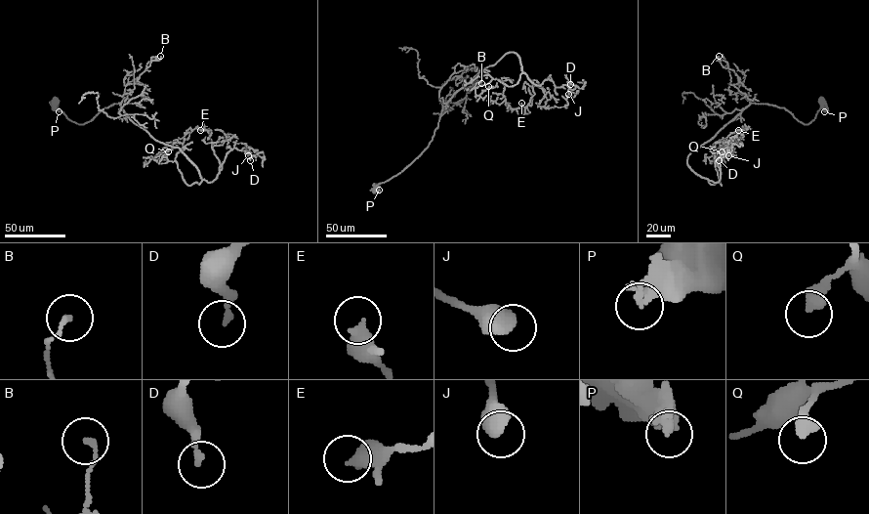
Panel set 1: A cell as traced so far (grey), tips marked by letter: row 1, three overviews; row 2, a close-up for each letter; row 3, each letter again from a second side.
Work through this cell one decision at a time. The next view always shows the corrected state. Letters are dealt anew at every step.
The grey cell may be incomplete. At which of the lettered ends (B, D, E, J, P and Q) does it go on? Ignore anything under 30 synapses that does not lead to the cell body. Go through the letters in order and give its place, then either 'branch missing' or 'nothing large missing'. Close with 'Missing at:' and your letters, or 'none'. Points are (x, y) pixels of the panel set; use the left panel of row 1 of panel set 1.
B: at (160, 56); nothing large missing
D: at (250, 160); nothing large missing
E: at (200, 130); nothing large missing
J: at (248, 155); nothing large missing
P: at (59, 111); nothing large missing
Q: at (168, 151); nothing large missing
Missing at: none

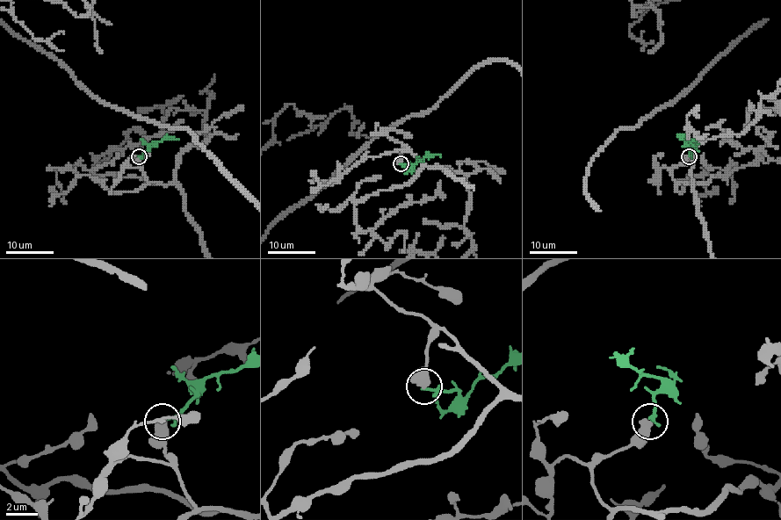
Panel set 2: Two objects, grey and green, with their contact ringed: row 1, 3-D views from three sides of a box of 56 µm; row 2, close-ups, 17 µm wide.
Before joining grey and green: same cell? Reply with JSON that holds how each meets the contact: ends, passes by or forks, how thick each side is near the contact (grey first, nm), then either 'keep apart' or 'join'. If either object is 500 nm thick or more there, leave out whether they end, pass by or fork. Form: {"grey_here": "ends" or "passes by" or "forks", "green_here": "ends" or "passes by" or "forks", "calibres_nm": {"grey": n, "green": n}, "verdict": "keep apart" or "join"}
{"calibres_nm": {"grey": 550, "green": 140}, "verdict": "keep apart"}

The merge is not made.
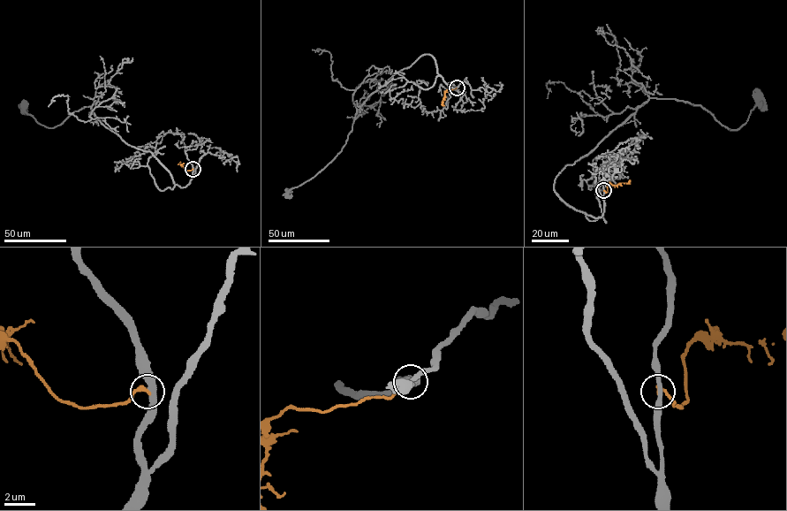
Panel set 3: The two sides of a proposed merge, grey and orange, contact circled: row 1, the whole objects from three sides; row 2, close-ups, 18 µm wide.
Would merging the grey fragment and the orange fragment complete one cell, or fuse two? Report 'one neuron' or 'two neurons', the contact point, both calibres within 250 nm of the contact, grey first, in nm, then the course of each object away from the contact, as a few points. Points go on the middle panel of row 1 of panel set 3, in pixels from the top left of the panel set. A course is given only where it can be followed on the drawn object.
two neurons; at (457, 87); 320 nm thick on the grey side, 200 nm on the other; grey runs (456, 87), (438, 74), (430, 55), (420, 56), (360, 106), (335, 157), (289, 192); orange runs (456, 87), (444, 91), (442, 103), (444, 105)

